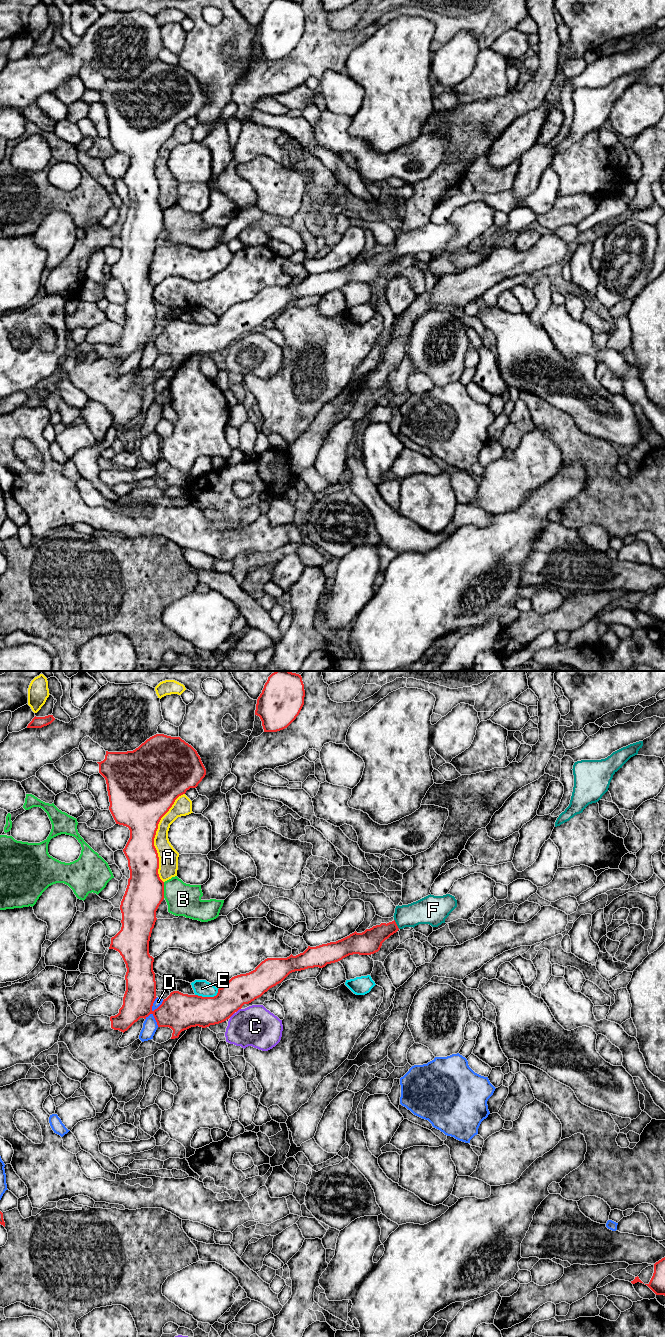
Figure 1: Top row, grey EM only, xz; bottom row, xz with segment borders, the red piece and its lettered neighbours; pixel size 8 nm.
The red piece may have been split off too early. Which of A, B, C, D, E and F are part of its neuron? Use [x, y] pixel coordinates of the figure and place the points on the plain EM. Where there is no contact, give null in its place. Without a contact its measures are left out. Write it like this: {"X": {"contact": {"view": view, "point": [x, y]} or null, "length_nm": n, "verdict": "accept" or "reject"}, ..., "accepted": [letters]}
{"A": {"contact": {"view": "xz", "point": [154, 165]}, "length_nm": 750, "verdict": "reject"}, "B": {"contact": {"view": "xz", "point": [163, 218]}, "length_nm": 130, "verdict": "reject"}, "C": {"contact": {"view": "xz", "point": [231, 343]}, "length_nm": 60, "verdict": "reject"}, "D": {"contact": {"view": "xz", "point": [158, 335]}, "length_nm": 130, "verdict": "reject"}, "E": {"contact": {"view": "xz", "point": [208, 325]}, "length_nm": 200, "verdict": "reject"}, "F": {"contact": {"view": "xz", "point": [396, 252]}, "length_nm": 90, "verdict": "accept"}, "accepted": ["F"]}

